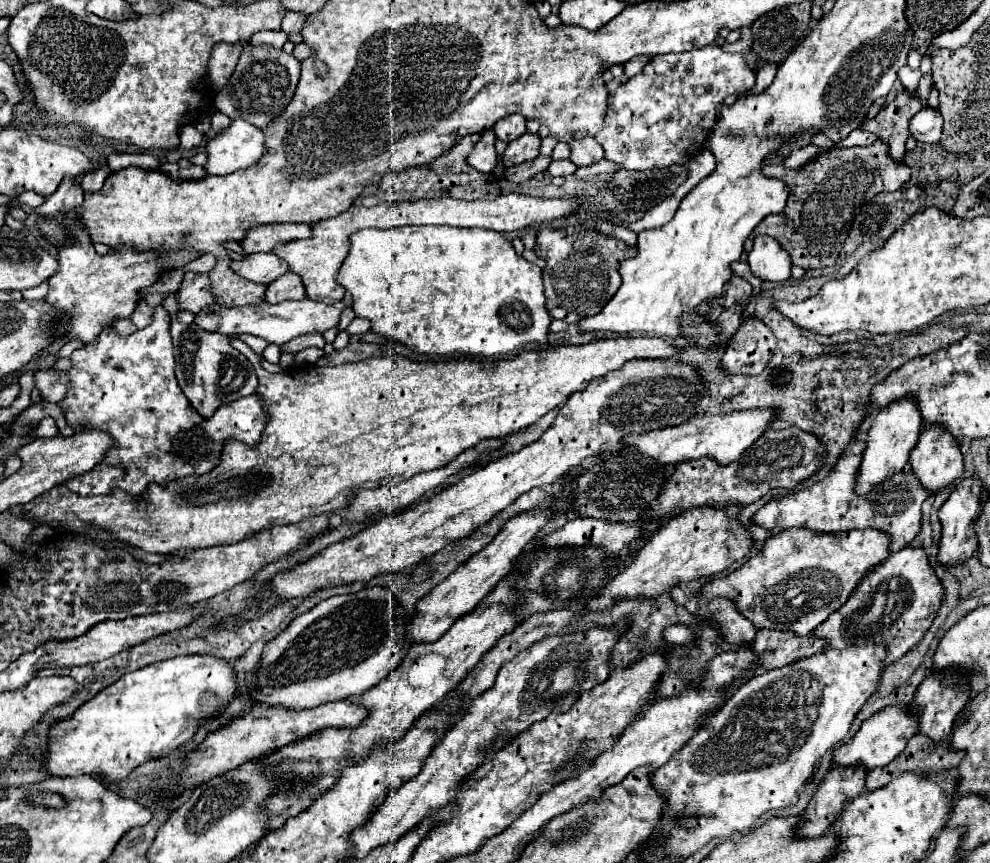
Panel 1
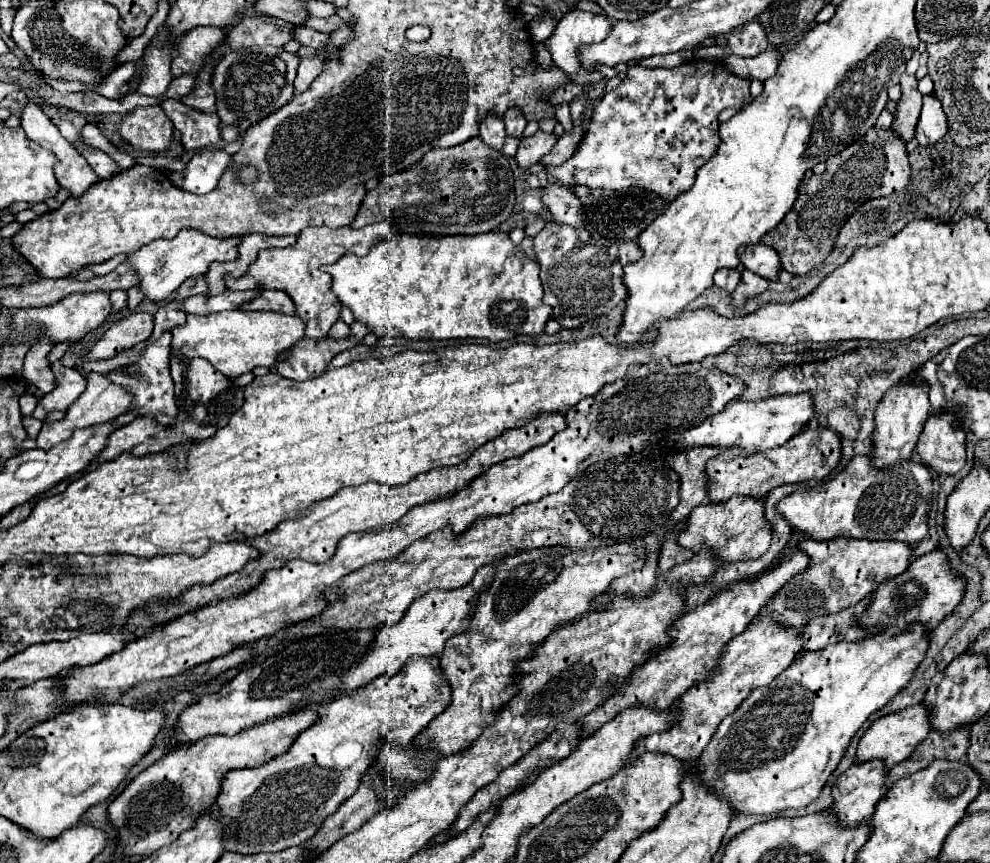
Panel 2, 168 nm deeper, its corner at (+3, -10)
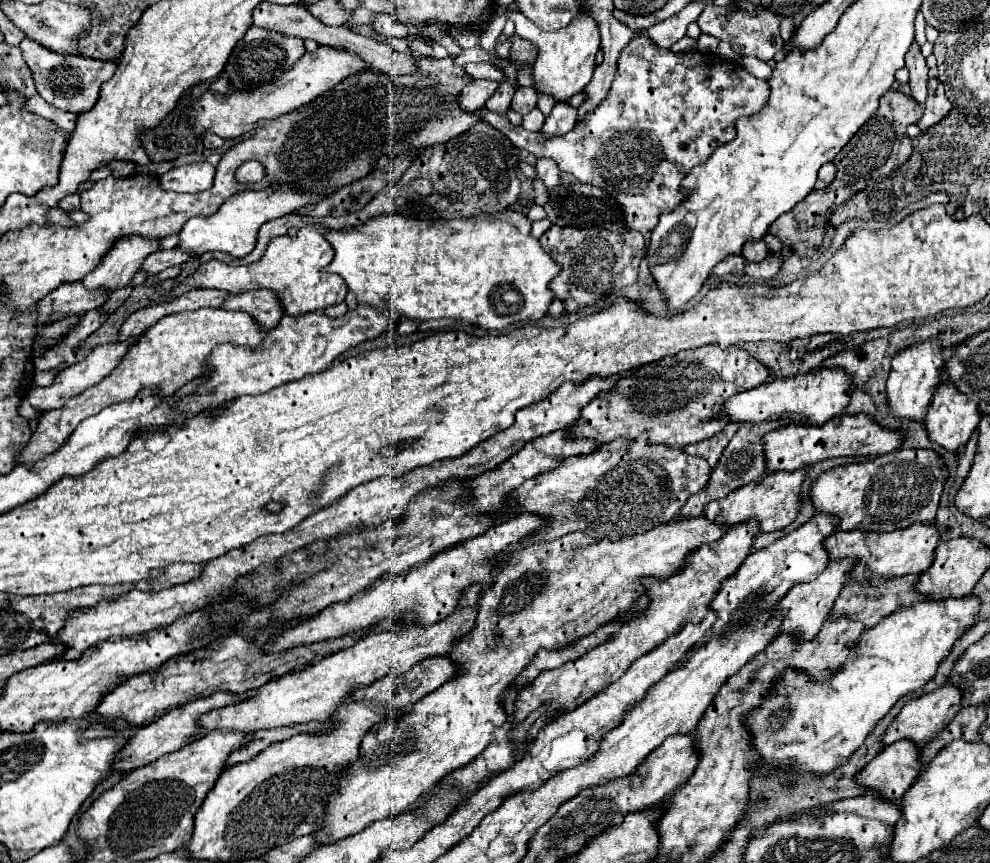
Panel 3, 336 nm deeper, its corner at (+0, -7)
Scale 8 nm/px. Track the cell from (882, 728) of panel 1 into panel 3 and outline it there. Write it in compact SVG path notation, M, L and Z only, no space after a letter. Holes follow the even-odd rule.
M944 685L932 693L926 693L922 697L908 701L902 707L902 711L896 715L892 725L886 729L880 743L890 745L890 743L896 743L900 739L910 739L912 743L916 741L916 745L924 745L924 743L932 741L940 733L940 729L944 729L944 725L948 725L954 719L954 715L960 711L960 699L962 699L960 689L956 689L952 685Z

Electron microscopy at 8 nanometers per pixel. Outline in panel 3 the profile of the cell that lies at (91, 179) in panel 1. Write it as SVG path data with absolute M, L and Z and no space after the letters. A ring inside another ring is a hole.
M24 39L20 43L24 61L28 63L36 89L44 101L48 101L56 109L66 109L72 113L82 113L92 109L92 105L98 101L100 85L108 81L116 71L116 61L100 61L90 57L60 57L58 53L52 53L50 49L44 49L42 45L36 45L36 41Z

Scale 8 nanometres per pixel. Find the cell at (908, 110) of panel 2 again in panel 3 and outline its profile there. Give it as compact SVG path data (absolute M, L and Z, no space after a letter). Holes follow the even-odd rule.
M914 43L912 49L908 51L908 57L906 57L906 67L910 71L910 95L916 103L924 105L926 101L926 83L928 83L928 65L926 65L926 59L922 57L920 53L920 45Z

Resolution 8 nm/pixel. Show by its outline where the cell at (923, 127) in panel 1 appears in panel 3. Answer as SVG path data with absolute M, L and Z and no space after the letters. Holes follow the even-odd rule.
M930 79L928 81L926 109L924 109L924 115L918 123L920 131L926 131L926 129L934 127L936 123L940 123L950 113L950 109L952 109L952 103L944 95L944 85L940 85L938 79Z

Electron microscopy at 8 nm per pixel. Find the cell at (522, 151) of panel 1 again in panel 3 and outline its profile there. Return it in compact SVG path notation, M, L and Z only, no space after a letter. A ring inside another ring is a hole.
M556 103L556 107L552 109L552 113L546 117L546 123L540 131L542 137L560 137L566 135L568 131L572 131L576 125L576 109L568 107L566 103Z

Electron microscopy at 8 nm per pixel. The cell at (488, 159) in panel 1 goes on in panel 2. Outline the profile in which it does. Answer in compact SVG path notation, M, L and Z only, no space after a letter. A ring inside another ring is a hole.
M487 116L483 122L481 122L481 128L479 128L479 136L485 140L485 144L493 146L495 150L501 150L503 148L503 140L505 140L505 124L503 124L503 118L499 116Z

